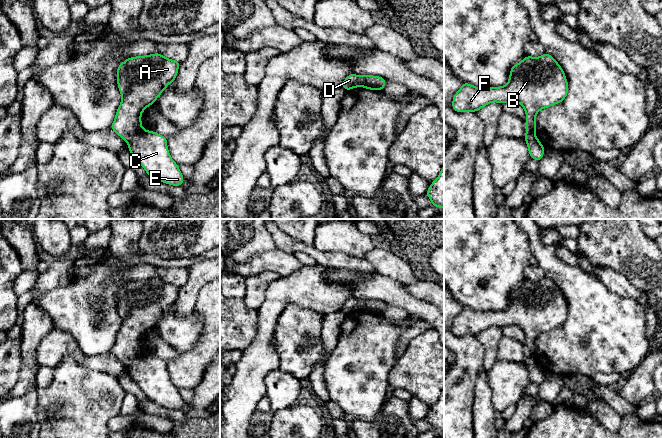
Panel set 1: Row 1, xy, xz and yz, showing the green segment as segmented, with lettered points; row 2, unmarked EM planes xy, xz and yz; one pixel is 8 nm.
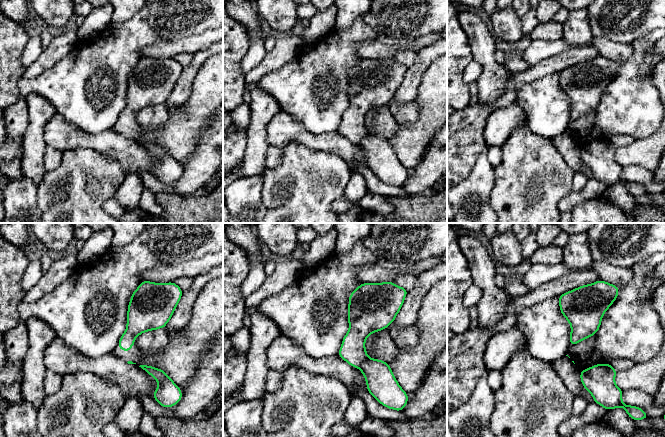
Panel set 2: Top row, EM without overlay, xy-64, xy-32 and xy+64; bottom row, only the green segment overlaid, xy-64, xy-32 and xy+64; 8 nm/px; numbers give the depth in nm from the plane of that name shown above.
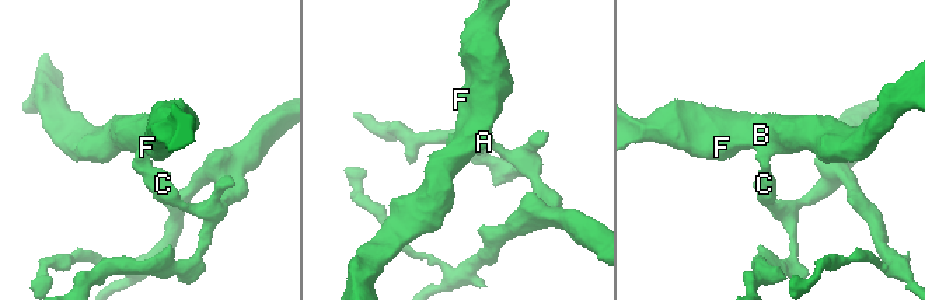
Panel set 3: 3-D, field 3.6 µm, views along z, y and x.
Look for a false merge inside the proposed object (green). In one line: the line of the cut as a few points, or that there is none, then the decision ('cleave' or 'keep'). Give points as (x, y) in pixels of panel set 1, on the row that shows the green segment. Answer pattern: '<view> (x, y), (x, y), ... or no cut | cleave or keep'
xy (141, 128), (128, 142) | cleave

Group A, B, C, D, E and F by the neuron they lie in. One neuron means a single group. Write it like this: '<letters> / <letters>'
A B D F / C E

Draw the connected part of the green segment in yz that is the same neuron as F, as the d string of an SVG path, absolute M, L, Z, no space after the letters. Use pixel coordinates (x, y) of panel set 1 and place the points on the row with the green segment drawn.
M549 53L541 57L526 56L522 61L513 65L509 81L500 87L479 88L463 82L462 87L455 93L452 108L455 112L477 112L491 102L504 104L517 102L523 106L526 113L526 135L535 135L537 113L544 108L561 103L568 94L568 81L558 62Z

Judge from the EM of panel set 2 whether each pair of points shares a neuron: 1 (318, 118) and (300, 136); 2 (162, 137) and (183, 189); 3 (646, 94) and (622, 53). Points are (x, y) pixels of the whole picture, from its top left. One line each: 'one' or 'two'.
1: two
2: two
3: two

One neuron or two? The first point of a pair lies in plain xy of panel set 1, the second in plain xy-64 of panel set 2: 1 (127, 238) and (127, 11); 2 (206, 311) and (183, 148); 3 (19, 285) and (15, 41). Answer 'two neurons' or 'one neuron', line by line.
1: one neuron
2: one neuron
3: two neurons

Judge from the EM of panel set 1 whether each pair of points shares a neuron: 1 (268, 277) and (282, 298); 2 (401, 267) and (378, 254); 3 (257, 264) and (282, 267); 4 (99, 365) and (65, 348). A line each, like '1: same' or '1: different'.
1: different
2: same
3: same
4: same

